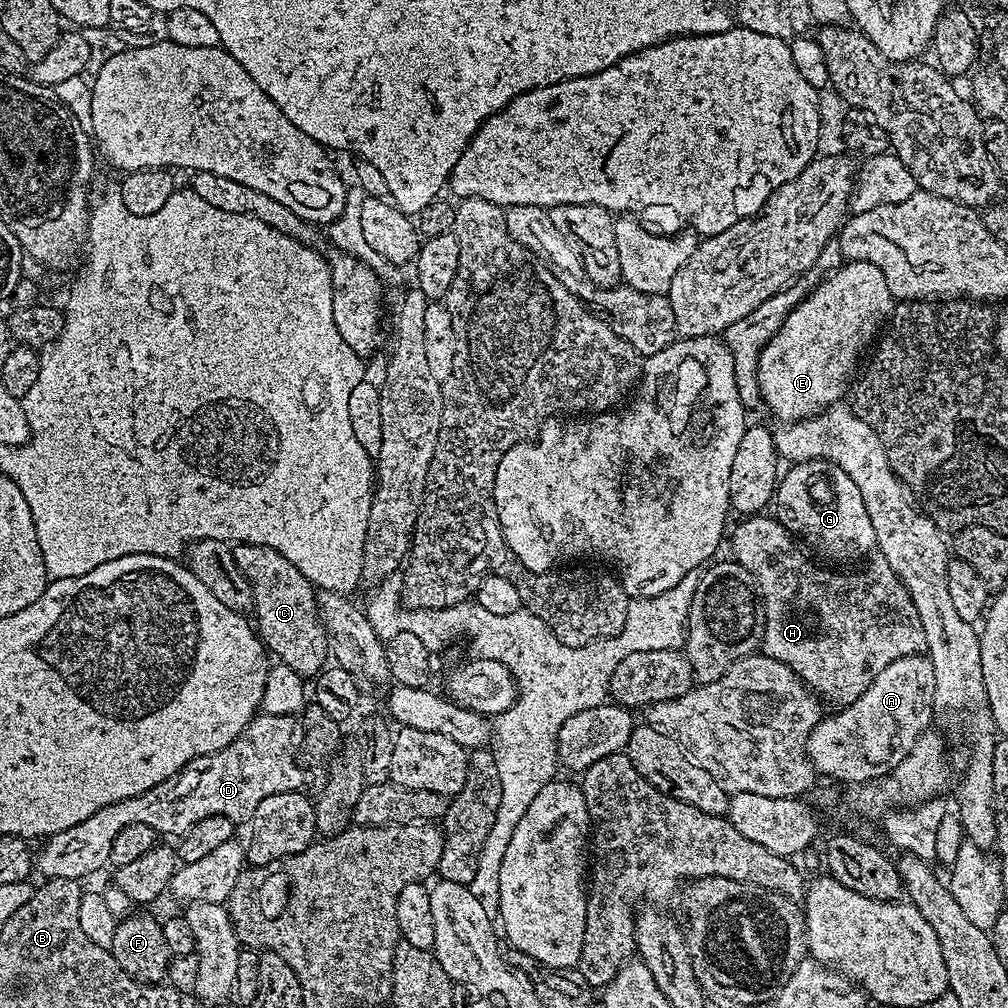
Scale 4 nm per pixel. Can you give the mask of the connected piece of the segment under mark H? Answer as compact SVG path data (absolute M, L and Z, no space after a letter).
M749 515L730 532L731 555L752 575L758 593L758 604L762 609L763 655L790 666L790 670L794 670L797 678L817 697L836 704L832 706L853 704L866 686L874 682L876 675L890 666L890 662L917 655L924 648L918 610L914 610L903 582L882 558L869 559L869 564L861 572L831 572L828 568L819 568L814 561L808 560L809 553L797 543L792 533L786 531L779 520L766 515Z

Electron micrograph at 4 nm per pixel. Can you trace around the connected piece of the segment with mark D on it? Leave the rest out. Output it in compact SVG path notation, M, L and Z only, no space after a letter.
M257 714L253 720L248 723L246 726L246 730L242 730L242 734L238 734L238 738L234 738L234 742L230 742L230 746L222 746L222 750L218 750L214 754L206 754L205 756L199 756L198 758L194 758L184 769L180 772L177 772L176 775L171 776L170 778L166 778L166 782L158 782L158 786L154 786L150 790L146 790L142 794L138 794L134 798L122 798L122 802L114 802L113 804L107 804L106 806L102 806L99 808L94 814L90 814L90 818L86 818L86 822L78 822L78 826L70 826L70 830L62 830L58 834L54 834L53 836L47 837L43 841L44 849L41 852L38 852L38 872L41 872L41 877L53 880L54 878L70 878L71 880L83 881L85 879L84 876L88 876L91 872L96 872L100 867L105 867L108 864L108 859L110 858L110 846L114 846L114 838L118 838L118 833L121 830L126 830L126 826L134 826L137 824L138 826L150 826L150 830L154 830L161 837L164 838L172 838L168 836L173 836L173 838L179 838L184 835L185 832L189 832L194 826L198 826L198 822L202 822L202 818L210 818L211 816L225 816L226 818L230 818L234 822L240 822L240 820L244 820L244 822L251 821L252 815L254 814L254 810L258 806L258 802L262 802L262 798L270 798L270 794L286 794L287 792L298 792L301 791L305 787L304 785L304 768L300 765L300 760L296 755L301 755L302 752L302 741L300 738L300 722L296 716L283 716L282 714Z

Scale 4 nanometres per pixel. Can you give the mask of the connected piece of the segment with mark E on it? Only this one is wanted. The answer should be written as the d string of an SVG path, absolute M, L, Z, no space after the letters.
M853 260L841 263L825 276L828 277L817 288L813 287L798 302L798 306L794 306L794 310L784 319L782 326L776 329L776 333L769 340L763 341L755 357L756 378L763 407L768 407L780 422L805 420L808 416L817 416L825 408L837 405L841 401L840 395L849 391L852 371L855 370L864 347L877 339L878 333L889 323L892 314L894 298L878 266Z

